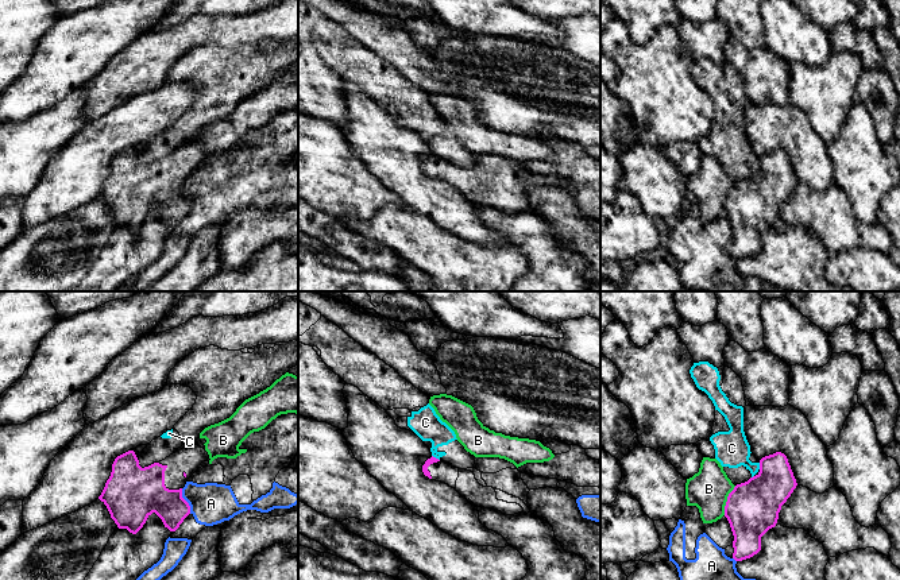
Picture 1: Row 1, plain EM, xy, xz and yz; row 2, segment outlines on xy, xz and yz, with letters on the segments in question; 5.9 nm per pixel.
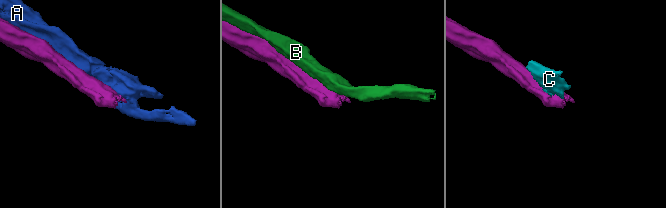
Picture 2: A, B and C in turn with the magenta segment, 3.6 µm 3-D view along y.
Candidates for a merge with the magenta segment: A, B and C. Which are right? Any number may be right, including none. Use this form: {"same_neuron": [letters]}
{"same_neuron": []}

